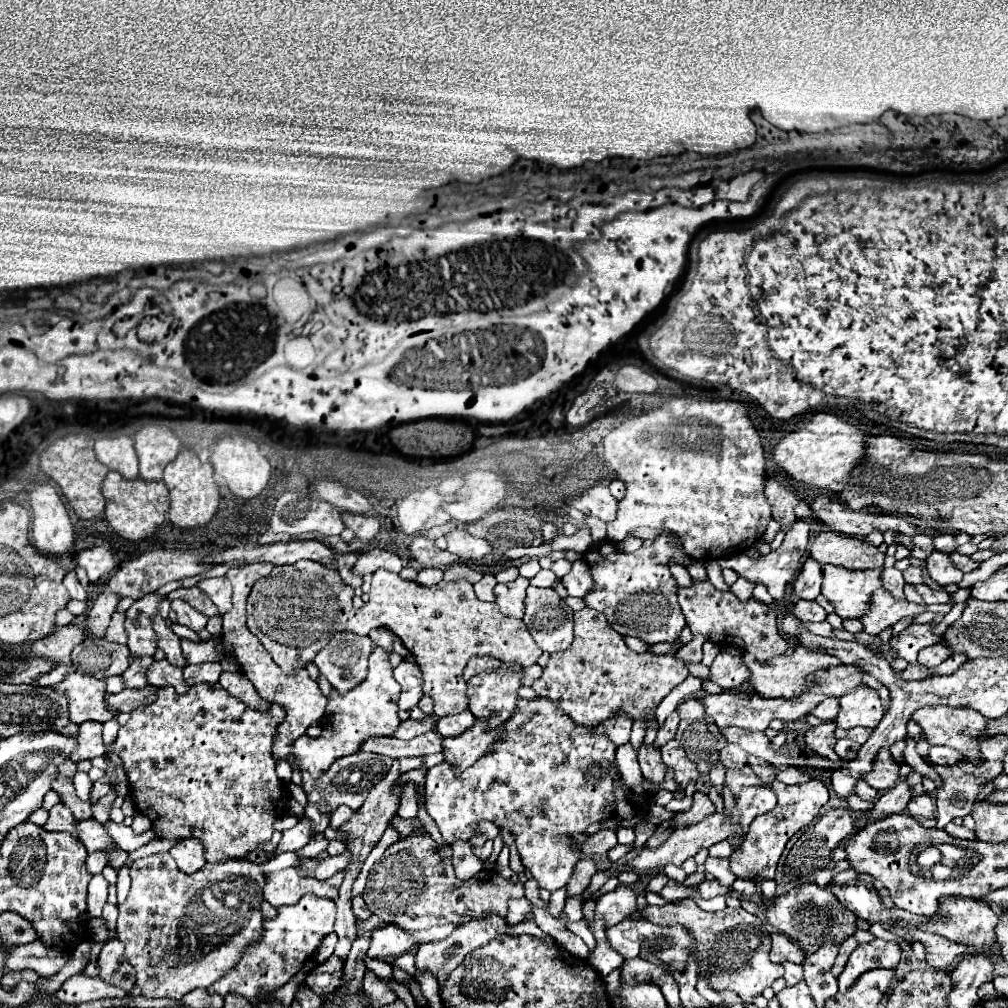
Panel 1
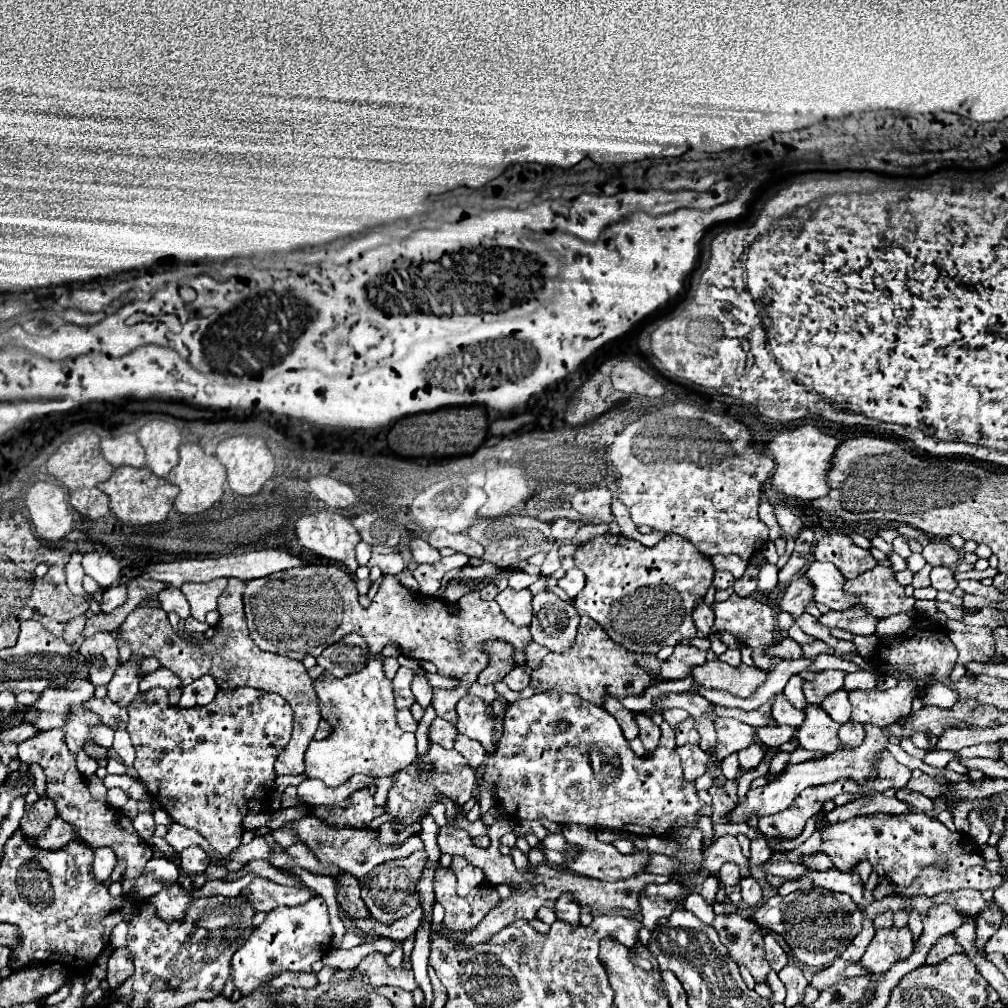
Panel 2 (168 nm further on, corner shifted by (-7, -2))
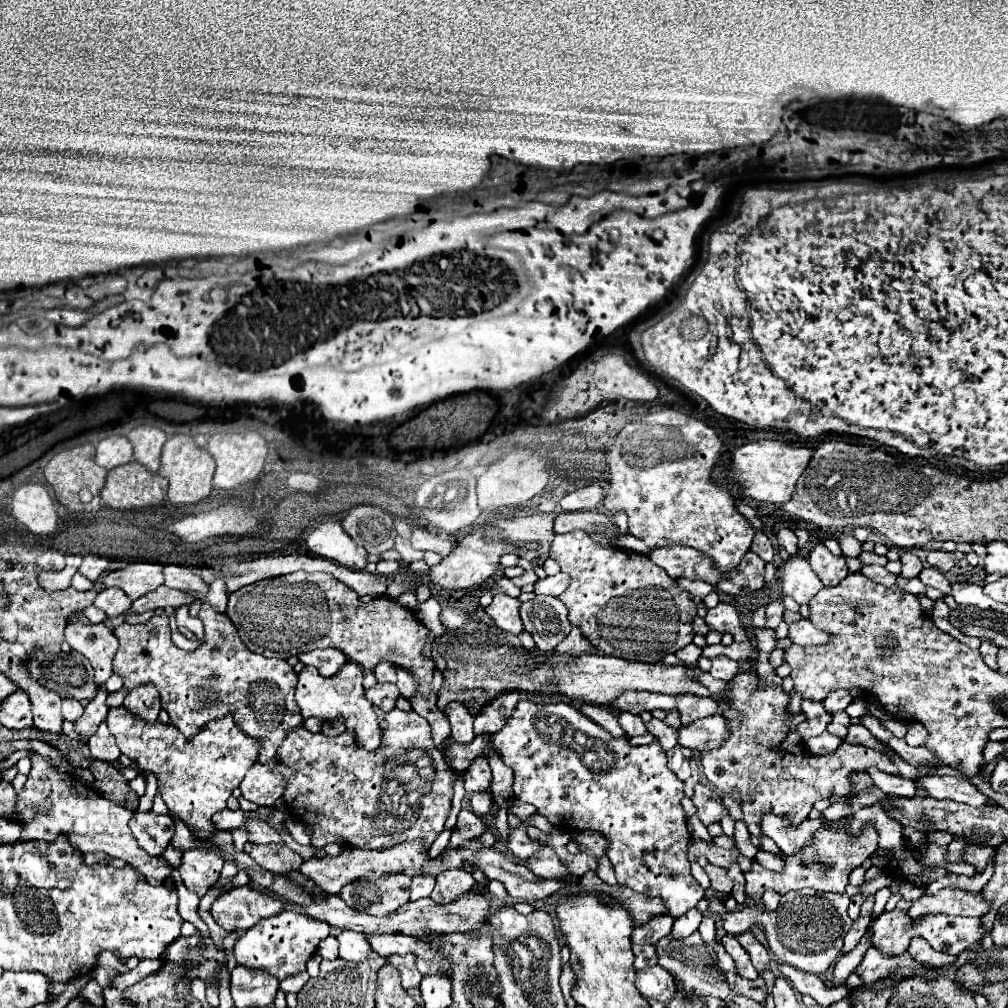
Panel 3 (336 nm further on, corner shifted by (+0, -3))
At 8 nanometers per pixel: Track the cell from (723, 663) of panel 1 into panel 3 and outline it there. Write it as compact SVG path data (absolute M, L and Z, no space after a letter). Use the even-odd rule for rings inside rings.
M717 656L717 658L713 658L713 666L711 666L709 672L711 672L713 678L731 680L739 672L739 662L735 662L727 656Z

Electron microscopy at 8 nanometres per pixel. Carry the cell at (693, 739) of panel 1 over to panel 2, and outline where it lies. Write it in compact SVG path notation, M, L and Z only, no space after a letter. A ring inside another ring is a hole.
M688 717L682 725L676 727L676 745L698 745L700 733L694 727L694 719Z

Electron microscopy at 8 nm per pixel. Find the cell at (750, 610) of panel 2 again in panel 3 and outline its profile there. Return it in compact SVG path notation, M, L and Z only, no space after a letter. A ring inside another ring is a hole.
M717 604L715 608L707 610L705 614L705 624L709 626L709 630L717 630L717 632L731 632L735 642L745 642L749 640L745 628L741 626L741 618L739 612L735 610L735 606L729 604Z

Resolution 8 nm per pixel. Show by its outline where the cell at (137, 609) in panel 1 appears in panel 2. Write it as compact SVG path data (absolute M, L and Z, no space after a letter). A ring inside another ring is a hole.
M132 657L130 661L126 661L124 665L120 665L110 681L110 689L108 689L108 697L118 703L118 705L130 705L138 695L140 695L140 663L142 657Z

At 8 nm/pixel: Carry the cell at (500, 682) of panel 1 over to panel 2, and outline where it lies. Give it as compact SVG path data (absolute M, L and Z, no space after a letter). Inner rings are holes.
M466 695L464 699L458 701L456 711L458 711L458 725L456 729L464 733L470 739L476 739L482 743L486 753L492 753L496 749L494 735L496 735L496 723L500 715L504 713L506 699L502 695L496 697L494 703L486 705L480 697L476 695Z

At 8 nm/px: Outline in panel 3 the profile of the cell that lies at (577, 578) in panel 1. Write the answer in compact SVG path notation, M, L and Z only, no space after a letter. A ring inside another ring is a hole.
M559 572L559 574L553 574L553 576L547 576L543 580L537 580L535 582L535 594L549 594L549 596L559 596L567 590L569 586L569 576Z

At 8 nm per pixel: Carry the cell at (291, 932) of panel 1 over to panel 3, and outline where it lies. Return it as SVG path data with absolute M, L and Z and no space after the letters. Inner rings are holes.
M283 910L281 914L261 920L255 928L245 932L235 944L237 964L245 964L249 968L265 968L277 980L283 980L291 974L299 974L305 970L307 960L315 954L319 942L331 934L331 926L325 922L311 920L301 912Z

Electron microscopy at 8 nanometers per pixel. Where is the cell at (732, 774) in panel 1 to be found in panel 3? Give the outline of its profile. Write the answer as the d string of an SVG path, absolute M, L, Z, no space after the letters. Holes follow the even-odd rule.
M755 670L741 672L729 682L715 680L709 672L697 676L697 680L711 694L723 694L725 700L729 702L729 706L741 712L741 718L727 720L729 738L725 738L723 746L719 746L717 750L703 750L703 752L699 752L699 756L701 756L701 772L709 780L711 786L715 786L723 794L731 794L733 790L739 790L739 798L737 800L739 800L739 806L741 806L741 810L745 814L743 822L747 824L747 830L753 836L761 836L759 820L767 812L773 812L777 816L787 816L789 820L793 820L793 824L801 824L807 818L807 814L811 812L811 808L813 808L813 804L817 800L831 798L831 796L845 798L851 792L849 774L855 772L855 770L865 770L867 766L877 766L879 770L883 770L887 774L899 774L897 766L889 760L889 756L885 756L883 752L879 752L875 748L867 748L867 746L851 746L851 744L843 742L835 754L827 754L825 758L811 756L805 750L805 746L801 742L801 736L797 734L797 724L801 724L805 720L805 716L799 714L791 722L787 722L785 714L789 710L789 694L781 686L759 688L761 680L759 680Z

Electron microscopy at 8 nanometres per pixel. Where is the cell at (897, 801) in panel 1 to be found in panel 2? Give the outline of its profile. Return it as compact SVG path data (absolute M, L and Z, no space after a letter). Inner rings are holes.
M922 775L922 777L918 777L918 779L912 777L906 787L912 789L912 791L920 791L920 793L924 793L926 797L932 797L932 799L936 799L936 797L940 797L940 795L944 795L944 793L948 791L946 785L938 783L938 781L936 781L934 777L930 777L930 775Z

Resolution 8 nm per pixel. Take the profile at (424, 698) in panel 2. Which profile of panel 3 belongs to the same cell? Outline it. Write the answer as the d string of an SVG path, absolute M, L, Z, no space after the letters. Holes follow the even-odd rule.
M397 668L397 678L399 678L397 680L397 688L399 688L401 696L403 698L411 698L415 688L417 688L417 682L407 674L407 670L401 670L401 668Z

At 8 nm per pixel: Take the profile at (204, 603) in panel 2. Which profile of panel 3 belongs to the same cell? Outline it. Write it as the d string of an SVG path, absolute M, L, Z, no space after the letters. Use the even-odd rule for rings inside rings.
M165 566L163 568L163 576L165 576L165 586L169 588L177 588L183 592L195 592L197 598L203 598L209 590L209 586L201 580L199 574L195 574L191 568L183 568L183 566Z

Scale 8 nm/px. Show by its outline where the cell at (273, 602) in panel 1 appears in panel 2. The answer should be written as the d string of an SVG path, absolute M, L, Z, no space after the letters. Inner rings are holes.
M306 565L252 579L244 591L250 637L262 651L286 655L296 661L302 661L306 655L318 657L328 645L354 631L366 637L374 655L380 653L386 643L396 643L402 655L428 659L438 667L442 677L458 679L458 685L451 691L433 689L431 701L436 713L452 724L458 720L456 701L468 695L470 685L488 665L488 641L500 639L510 643L514 647L514 663L526 663L526 645L532 643L530 627L516 627L504 617L496 601L484 601L478 591L464 595L460 609L454 611L444 599L410 591L394 575L386 575L368 609L360 605L358 597L352 575L336 565ZM288 647L298 647L300 651L290 651Z

